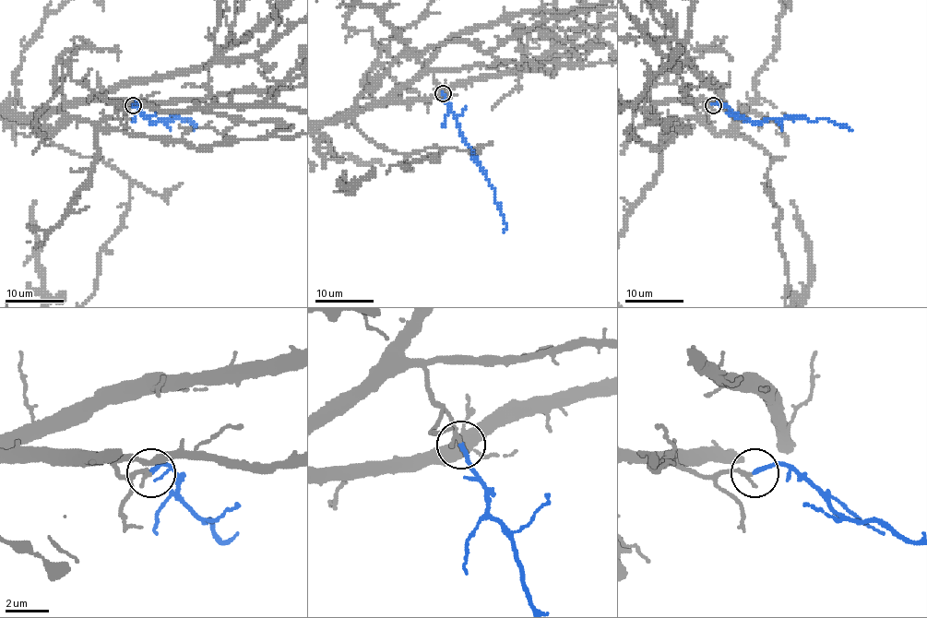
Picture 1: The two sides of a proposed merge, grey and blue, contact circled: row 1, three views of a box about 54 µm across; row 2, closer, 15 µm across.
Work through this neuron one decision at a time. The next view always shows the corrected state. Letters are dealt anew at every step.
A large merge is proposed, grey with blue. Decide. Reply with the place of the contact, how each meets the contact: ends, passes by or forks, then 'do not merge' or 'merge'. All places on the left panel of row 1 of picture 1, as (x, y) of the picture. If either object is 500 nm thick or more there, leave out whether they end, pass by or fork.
(133, 105) | grey ends | blue ends | merge

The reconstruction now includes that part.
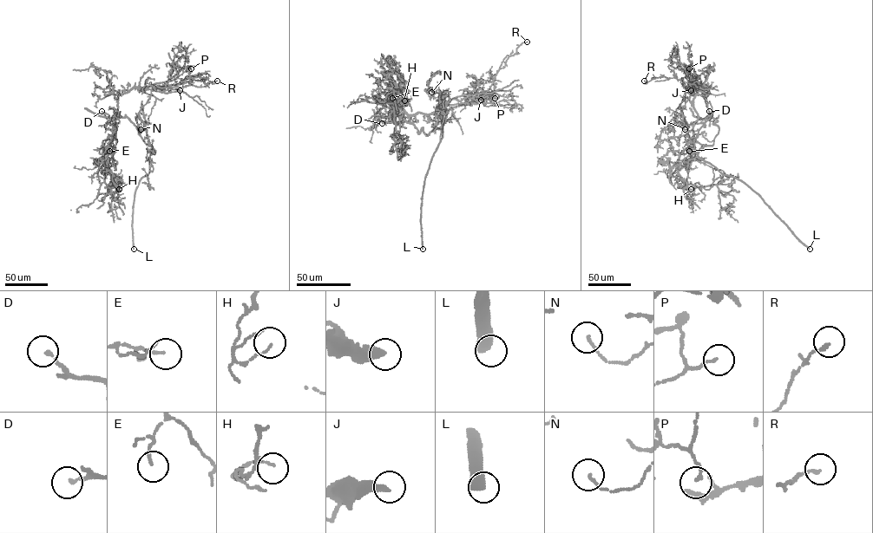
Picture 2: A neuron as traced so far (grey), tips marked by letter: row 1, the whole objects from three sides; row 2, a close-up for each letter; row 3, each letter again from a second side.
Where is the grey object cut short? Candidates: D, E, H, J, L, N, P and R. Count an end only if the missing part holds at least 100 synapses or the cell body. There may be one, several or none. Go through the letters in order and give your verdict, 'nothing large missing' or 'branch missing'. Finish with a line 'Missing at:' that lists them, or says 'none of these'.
D: nothing large missing
E: nothing large missing
H: nothing large missing
J: branch missing
L: branch missing
N: nothing large missing
P: nothing large missing
R: nothing large missing
Missing at: J, L

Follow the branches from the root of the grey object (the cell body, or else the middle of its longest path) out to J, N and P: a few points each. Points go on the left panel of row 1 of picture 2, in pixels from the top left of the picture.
J: (133, 123), (126, 117), (114, 119), (118, 94), (134, 87), (149, 87), (180, 90)
N: (133, 123), (126, 117), (114, 119), (118, 94), (135, 87), (149, 89), (150, 97), (139, 113), (141, 129)
P: (133, 123), (126, 117), (114, 119), (118, 94), (174, 80), (188, 68), (191, 68)

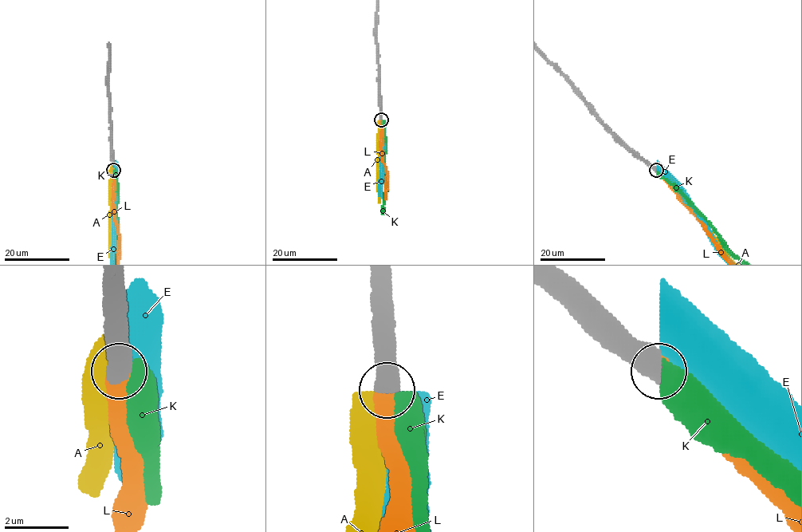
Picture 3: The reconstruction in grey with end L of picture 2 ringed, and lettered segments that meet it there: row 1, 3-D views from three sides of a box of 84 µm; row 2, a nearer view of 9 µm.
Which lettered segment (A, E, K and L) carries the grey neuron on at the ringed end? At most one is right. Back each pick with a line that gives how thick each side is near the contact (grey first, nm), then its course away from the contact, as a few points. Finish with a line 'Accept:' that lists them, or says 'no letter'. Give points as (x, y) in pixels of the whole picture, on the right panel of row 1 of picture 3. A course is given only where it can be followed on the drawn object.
L: calibres 650 and 600 nm
Accept: L

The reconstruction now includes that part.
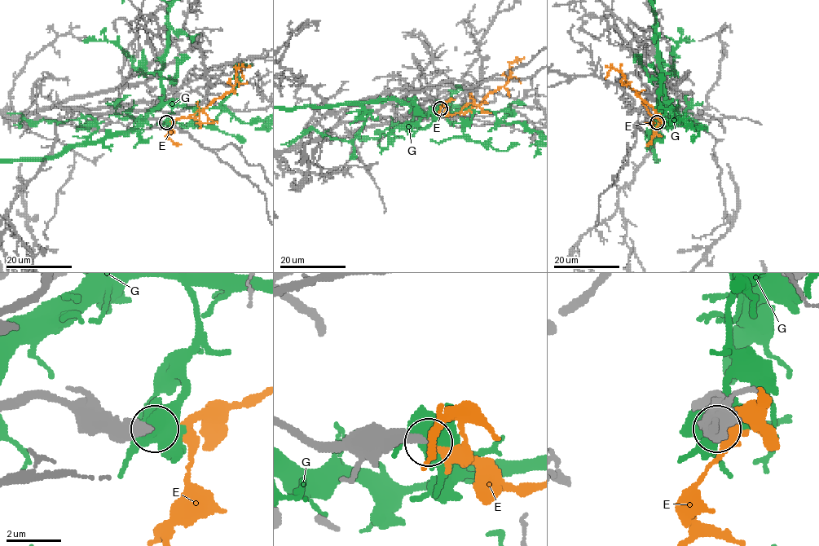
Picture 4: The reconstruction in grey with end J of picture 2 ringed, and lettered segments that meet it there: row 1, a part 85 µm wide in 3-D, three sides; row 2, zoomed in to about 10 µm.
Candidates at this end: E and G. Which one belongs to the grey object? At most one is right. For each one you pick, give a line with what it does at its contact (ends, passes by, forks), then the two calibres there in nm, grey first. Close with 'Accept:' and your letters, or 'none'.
E: it passes by; 360 nm thick on the grey side, 240 nm on the other
Accept: E

